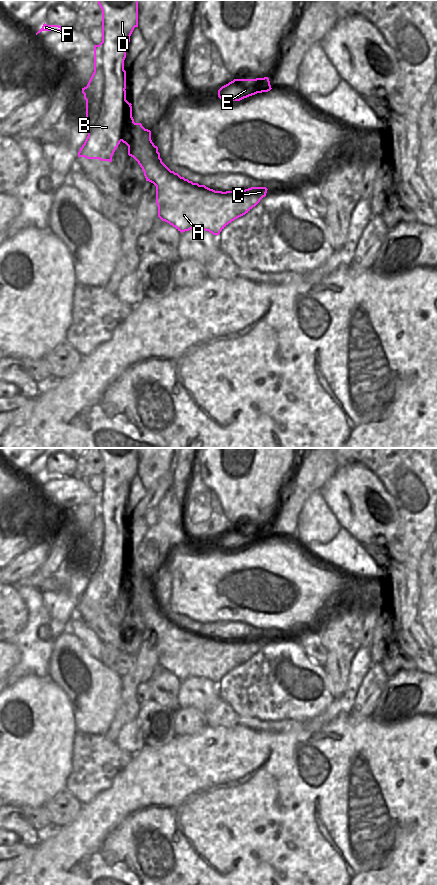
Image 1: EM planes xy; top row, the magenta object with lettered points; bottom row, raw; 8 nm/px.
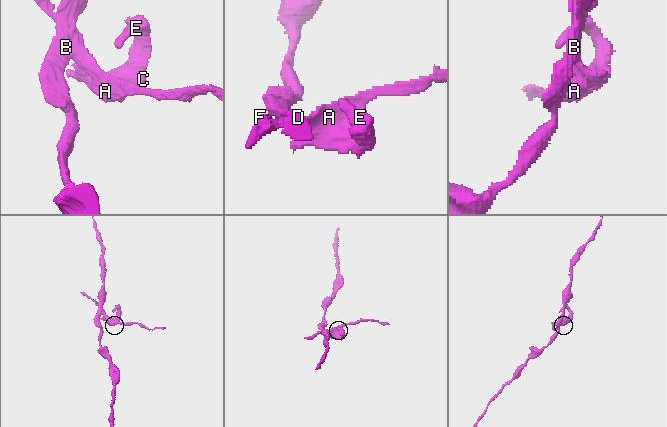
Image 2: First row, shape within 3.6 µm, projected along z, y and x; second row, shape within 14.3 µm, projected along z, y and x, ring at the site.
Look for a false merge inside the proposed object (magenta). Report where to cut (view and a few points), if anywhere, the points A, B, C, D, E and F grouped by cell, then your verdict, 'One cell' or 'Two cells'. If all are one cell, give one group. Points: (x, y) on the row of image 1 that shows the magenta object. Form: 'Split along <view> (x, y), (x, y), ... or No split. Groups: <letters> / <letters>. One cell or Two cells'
Split along xy (124, 90), (122, 109), (128, 114). Groups: A C E F / B D. Two cells.

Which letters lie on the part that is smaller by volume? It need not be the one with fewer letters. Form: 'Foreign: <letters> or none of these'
Foreign: A, C, E, F

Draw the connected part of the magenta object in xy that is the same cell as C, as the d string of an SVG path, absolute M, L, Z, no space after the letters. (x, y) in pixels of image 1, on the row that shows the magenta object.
M133 118L132 130L122 130L122 142L128 146L128 155L142 168L146 181L156 186L158 217L181 233L191 229L203 229L217 236L229 223L248 213L266 196L266 187L222 192L181 177L162 162L158 147L151 140L151 131L145 129L141 123L135 123Z

